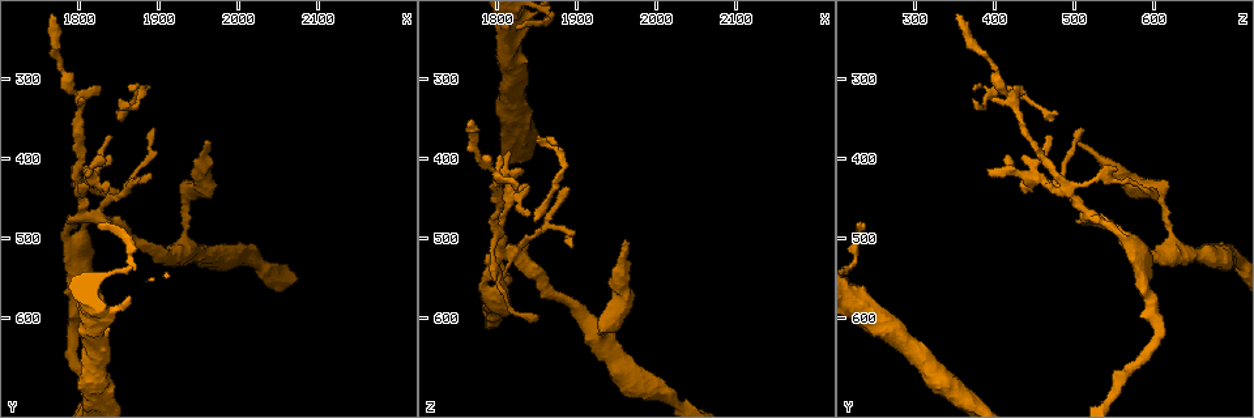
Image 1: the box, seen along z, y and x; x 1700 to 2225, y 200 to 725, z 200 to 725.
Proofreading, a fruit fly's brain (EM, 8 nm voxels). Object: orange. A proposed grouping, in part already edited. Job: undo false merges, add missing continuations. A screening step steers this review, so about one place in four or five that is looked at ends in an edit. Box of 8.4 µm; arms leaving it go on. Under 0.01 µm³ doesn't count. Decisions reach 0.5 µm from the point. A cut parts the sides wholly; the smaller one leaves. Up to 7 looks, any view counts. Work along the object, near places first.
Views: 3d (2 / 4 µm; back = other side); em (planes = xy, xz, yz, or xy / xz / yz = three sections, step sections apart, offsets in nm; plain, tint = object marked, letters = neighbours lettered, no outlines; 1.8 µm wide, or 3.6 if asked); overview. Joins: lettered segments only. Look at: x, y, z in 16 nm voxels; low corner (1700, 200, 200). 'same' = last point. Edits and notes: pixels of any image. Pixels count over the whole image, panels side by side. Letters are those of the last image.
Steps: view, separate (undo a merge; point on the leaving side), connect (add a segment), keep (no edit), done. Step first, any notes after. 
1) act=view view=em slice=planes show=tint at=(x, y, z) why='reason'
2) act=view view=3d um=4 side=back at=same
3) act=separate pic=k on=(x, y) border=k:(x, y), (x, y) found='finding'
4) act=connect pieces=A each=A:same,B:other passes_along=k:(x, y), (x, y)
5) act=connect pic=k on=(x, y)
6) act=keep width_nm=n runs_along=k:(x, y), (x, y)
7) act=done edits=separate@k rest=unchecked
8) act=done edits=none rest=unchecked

act=view view=em um=3.6 slice=planes show=letters at=(1820, 485, 240)

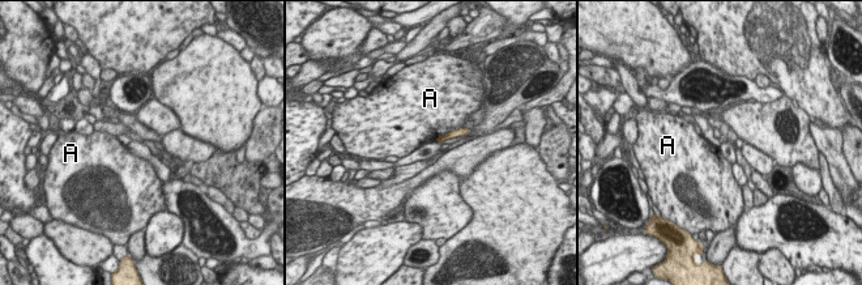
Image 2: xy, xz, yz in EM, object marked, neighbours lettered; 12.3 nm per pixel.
act=keep longest_contact=A:360nm each=A:other runs_along=2:(465, 131), (439, 139) found='none of them fits'

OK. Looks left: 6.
act=view view=em slice=yz step=4 show=tint at=(1845, 345, 475) why='tapers out'

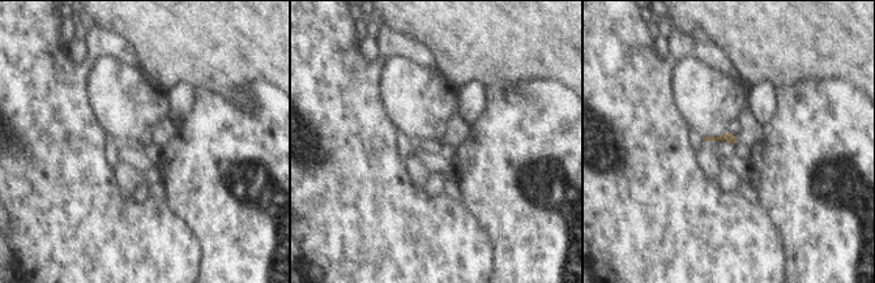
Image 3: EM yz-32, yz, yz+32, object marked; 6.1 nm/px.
act=view view=em slice=xz step=8 show=letters at=same

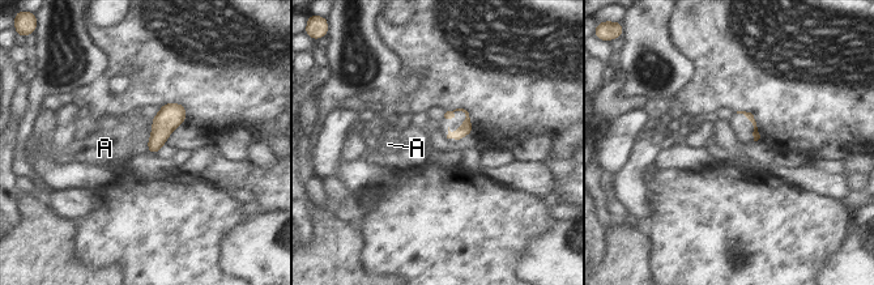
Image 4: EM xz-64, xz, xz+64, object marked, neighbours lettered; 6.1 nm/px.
act=keep longest_contact=A:180nm each=A:other border=4:(153, 118), (150, 136), (145, 144) found='no lettered segment goes on from it'

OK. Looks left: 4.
act=view view=em slice=xy step=8 show=tint at=(1930, 465, 615) why='calibre changes'

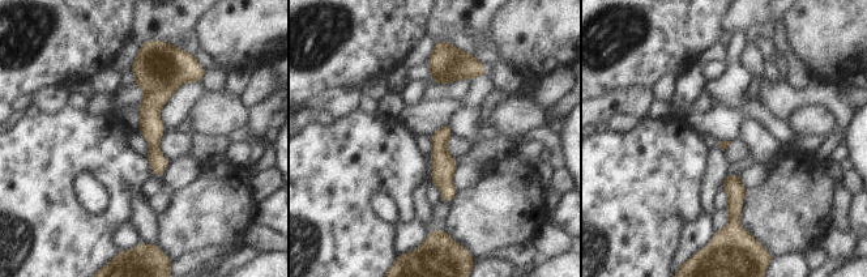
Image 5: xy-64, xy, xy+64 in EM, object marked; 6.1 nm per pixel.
act=view view=em slice=planes show=letters at=same

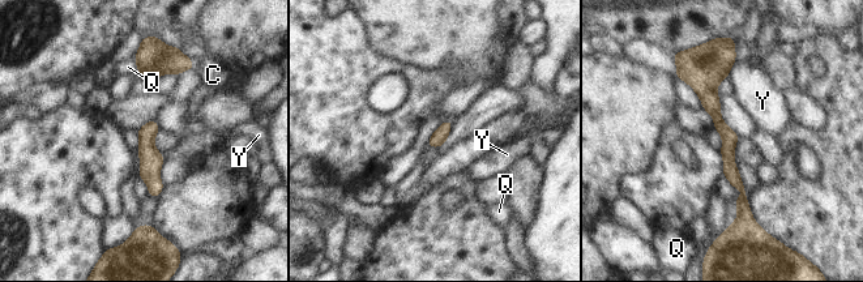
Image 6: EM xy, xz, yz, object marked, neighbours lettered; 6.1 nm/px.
act=keep longest_contact=Y:200nm each=C:other,Q:other,Y:other runs_along=6:(721, 58), (710, 103), (742, 213) found='one neuron here'

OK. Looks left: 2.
act=done edits=none rest=unchecked

